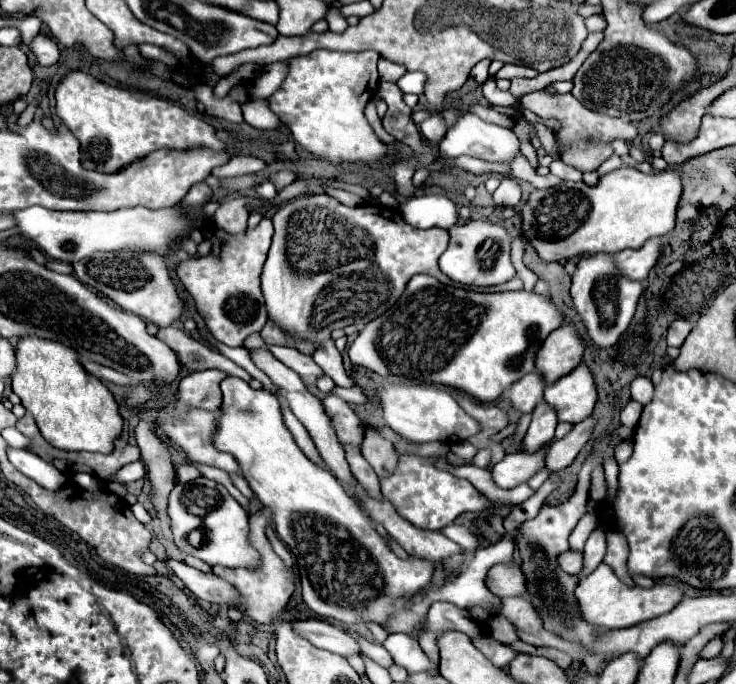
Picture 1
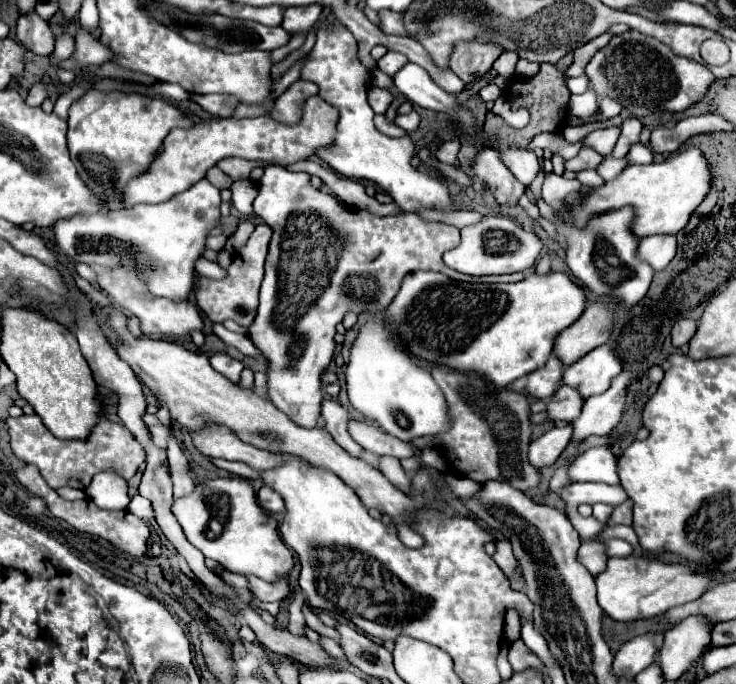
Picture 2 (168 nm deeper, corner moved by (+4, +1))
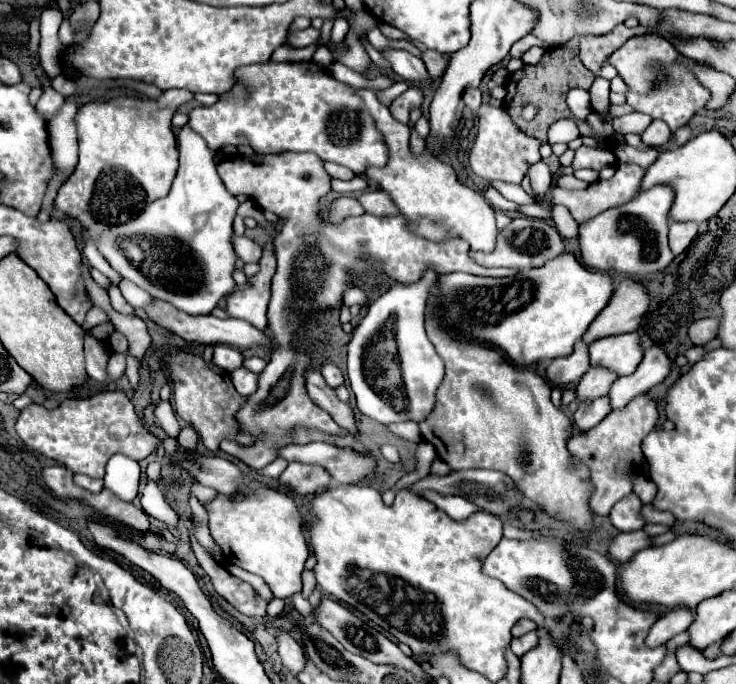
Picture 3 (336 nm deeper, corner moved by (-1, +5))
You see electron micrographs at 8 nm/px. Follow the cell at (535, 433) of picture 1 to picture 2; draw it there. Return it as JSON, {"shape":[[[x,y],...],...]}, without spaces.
{"shape":[[[559,387],[553,397],[547,401],[547,421],[567,421],[571,423],[579,415],[579,405],[583,399],[571,387]]]}

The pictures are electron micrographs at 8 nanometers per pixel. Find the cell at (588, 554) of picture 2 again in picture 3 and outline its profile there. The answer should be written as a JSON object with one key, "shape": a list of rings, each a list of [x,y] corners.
{"shape":[[[644,529],[630,531],[630,533],[620,533],[610,541],[610,555],[616,561],[626,563],[626,559],[632,559],[632,555],[636,555],[638,551],[642,551],[650,545],[652,545],[652,537]]]}

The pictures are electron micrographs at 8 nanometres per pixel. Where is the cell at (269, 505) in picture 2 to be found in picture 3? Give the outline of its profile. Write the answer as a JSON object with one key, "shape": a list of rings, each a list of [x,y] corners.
{"shape":[[[290,463],[288,469],[282,473],[280,483],[294,489],[296,493],[318,493],[330,485],[330,473],[320,465],[306,465],[306,463]]]}

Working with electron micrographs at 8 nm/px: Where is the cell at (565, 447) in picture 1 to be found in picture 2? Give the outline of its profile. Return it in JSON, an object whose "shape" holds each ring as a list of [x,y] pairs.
{"shape":[[[621,373],[615,377],[615,381],[605,393],[593,395],[583,403],[579,417],[571,421],[573,427],[571,441],[581,443],[591,435],[607,435],[619,423],[625,403],[627,383],[629,383],[629,373]]]}

